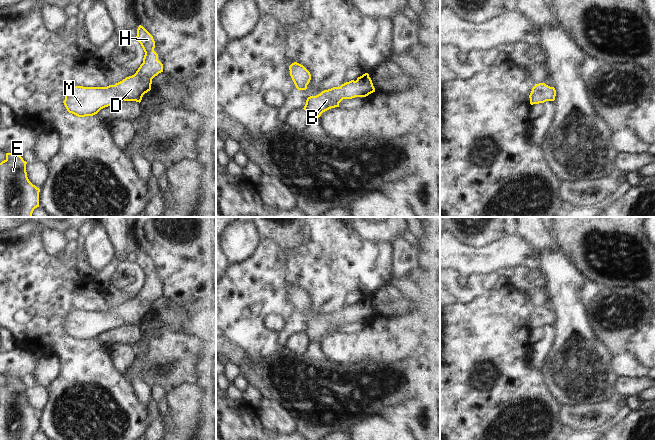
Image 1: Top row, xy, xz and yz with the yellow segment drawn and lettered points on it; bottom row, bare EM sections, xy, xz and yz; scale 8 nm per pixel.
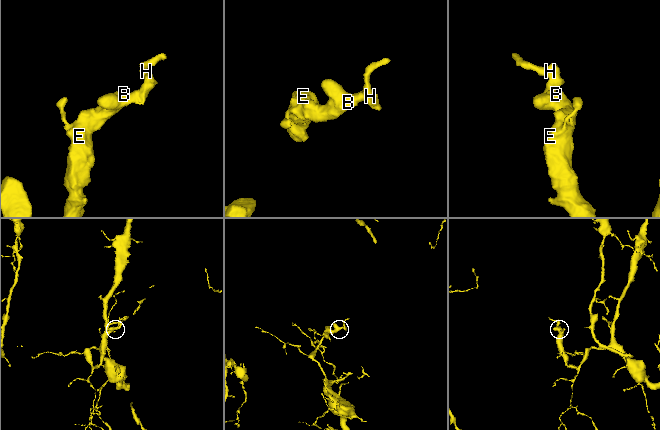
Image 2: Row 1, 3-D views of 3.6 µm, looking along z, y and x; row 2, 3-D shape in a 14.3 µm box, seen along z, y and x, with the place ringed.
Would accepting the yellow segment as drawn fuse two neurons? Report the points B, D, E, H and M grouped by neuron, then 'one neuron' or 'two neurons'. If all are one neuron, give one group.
groups B D E H M; one neuron

